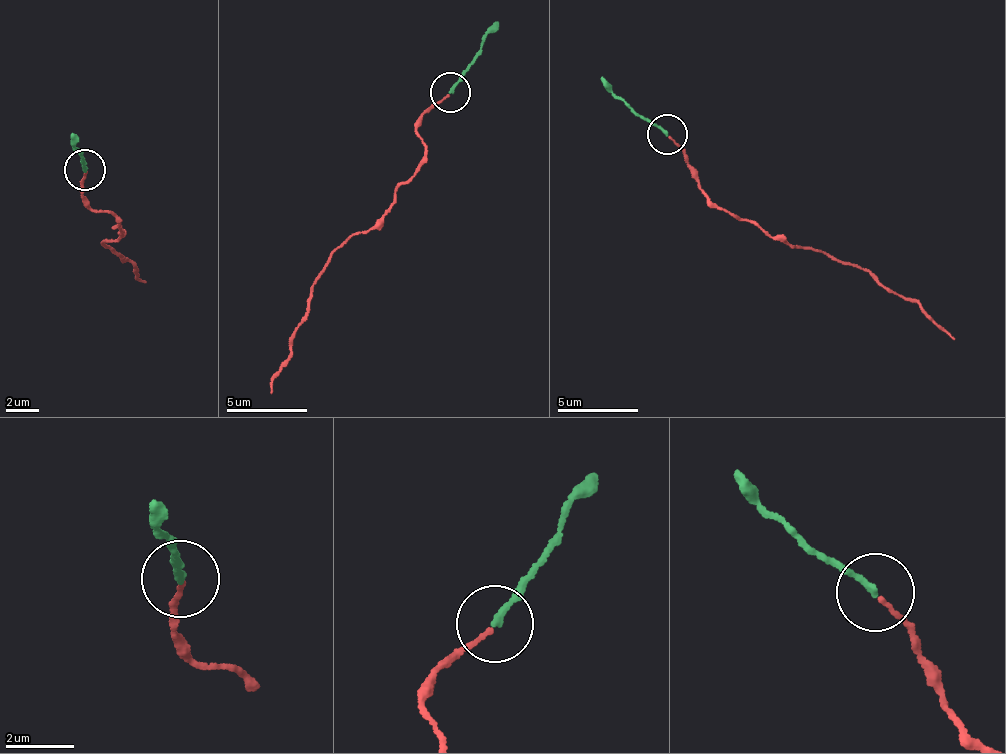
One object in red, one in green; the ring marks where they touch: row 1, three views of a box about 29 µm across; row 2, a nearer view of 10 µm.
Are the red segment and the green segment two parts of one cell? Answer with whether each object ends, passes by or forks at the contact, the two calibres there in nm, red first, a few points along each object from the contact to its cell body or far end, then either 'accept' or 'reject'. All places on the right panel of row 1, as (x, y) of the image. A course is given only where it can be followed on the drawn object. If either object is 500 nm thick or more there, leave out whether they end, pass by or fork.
red ends | green ends | 130/190 nm | red via (669, 137), (685, 152), (699, 181), (716, 204), (792, 247), (860, 267), (916, 301), (953, 340) | green via (665, 133), (619, 99), (603, 75) | accept

